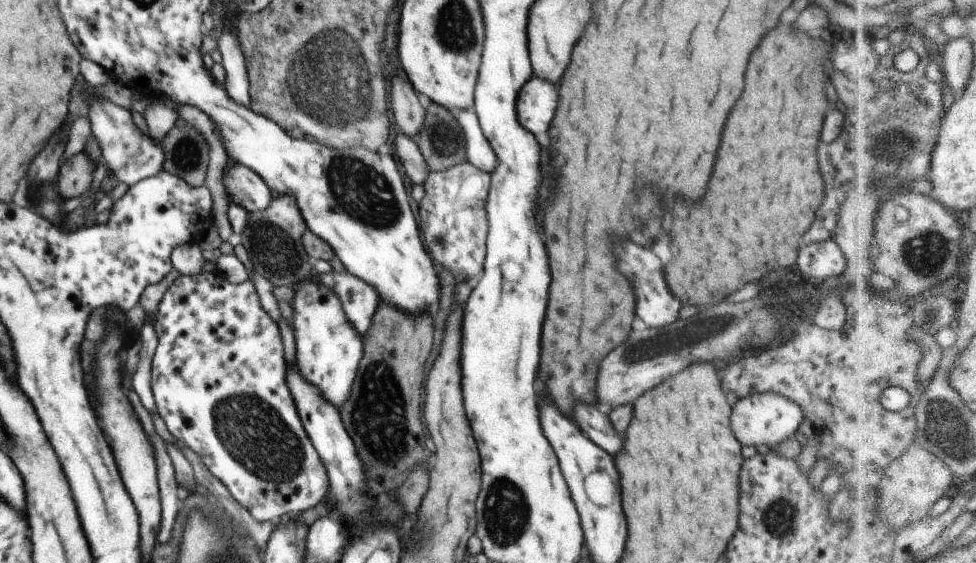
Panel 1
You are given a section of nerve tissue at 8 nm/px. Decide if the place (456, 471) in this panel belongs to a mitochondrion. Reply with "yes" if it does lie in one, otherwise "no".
no

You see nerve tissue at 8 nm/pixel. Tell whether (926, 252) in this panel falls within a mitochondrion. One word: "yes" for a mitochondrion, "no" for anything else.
yes

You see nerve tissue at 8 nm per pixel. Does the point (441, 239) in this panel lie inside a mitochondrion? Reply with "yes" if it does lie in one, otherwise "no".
yes

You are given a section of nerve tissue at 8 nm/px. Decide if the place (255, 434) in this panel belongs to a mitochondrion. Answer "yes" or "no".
yes

